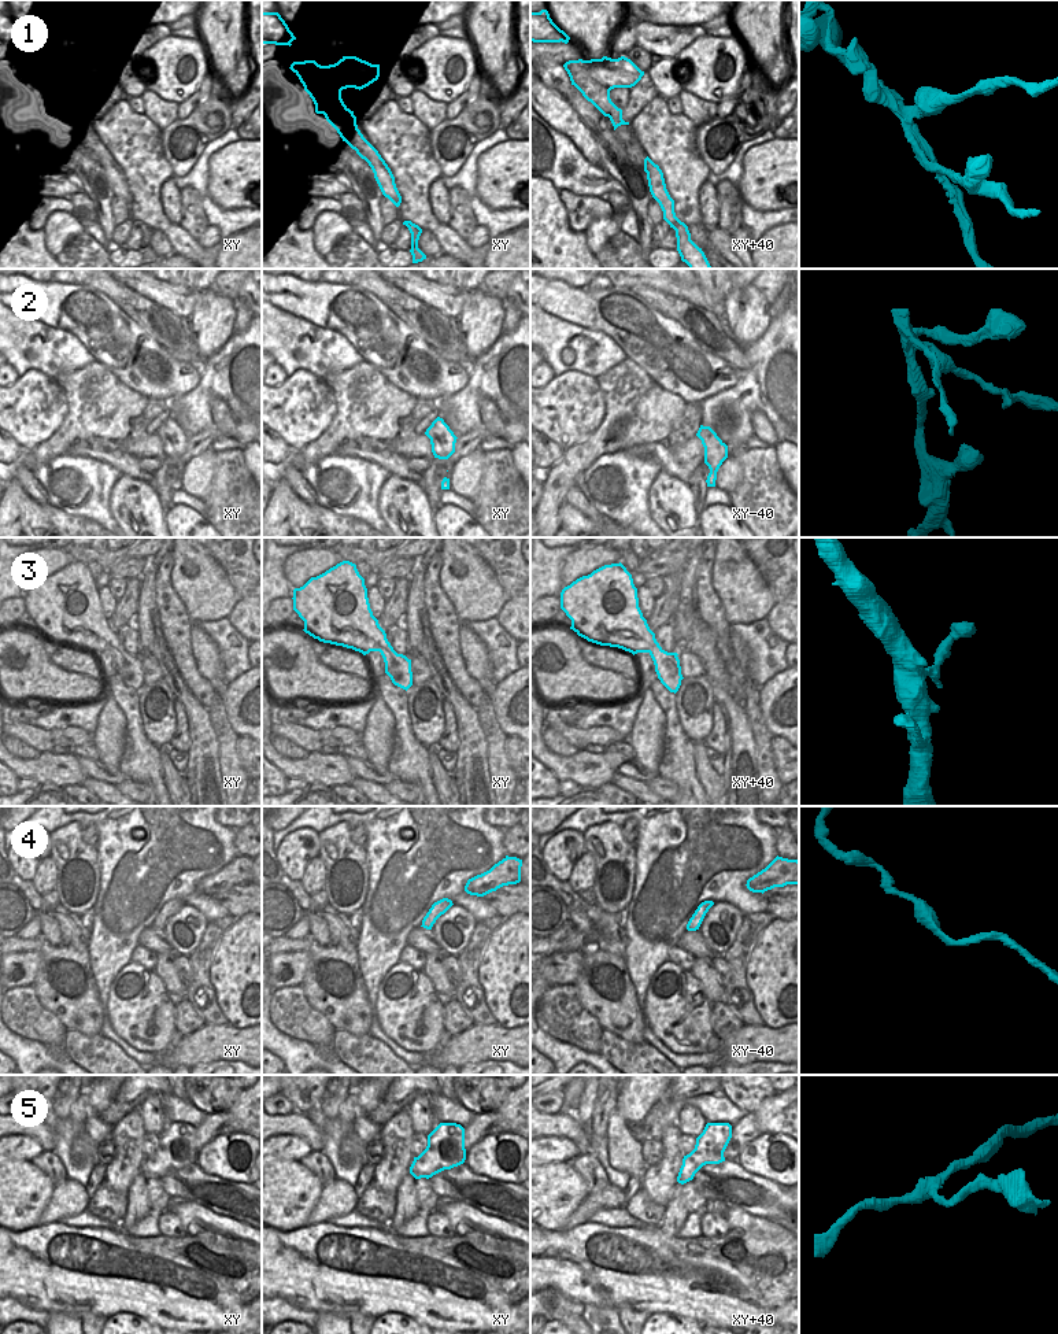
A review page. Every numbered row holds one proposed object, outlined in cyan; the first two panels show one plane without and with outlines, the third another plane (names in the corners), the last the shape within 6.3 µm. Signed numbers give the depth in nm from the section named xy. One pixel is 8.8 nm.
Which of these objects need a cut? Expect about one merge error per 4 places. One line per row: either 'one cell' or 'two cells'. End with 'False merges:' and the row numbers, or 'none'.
1: two cells
2: two cells
3: one cell
4: one cell
5: one cell
False merges: 1, 2

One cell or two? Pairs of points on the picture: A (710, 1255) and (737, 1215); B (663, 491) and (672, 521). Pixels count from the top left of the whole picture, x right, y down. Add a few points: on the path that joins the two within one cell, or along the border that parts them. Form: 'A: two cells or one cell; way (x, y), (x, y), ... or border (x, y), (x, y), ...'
A: two cells; border (731, 1229), (743, 1229), (762, 1235)
B: one cell; way (665, 499), (665, 516)

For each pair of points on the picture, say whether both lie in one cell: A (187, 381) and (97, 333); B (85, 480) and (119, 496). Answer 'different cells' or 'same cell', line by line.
A: same cell
B: different cells

